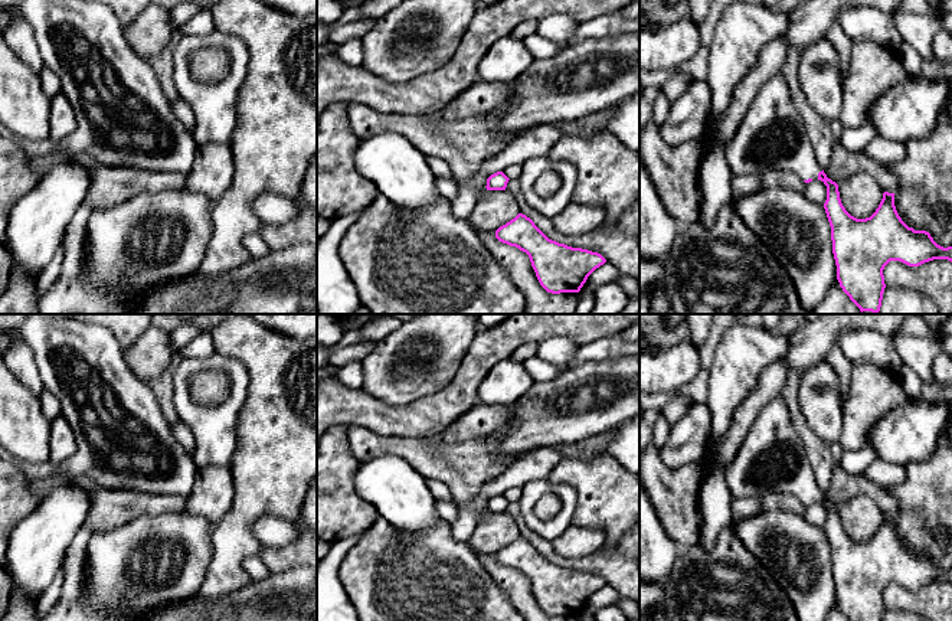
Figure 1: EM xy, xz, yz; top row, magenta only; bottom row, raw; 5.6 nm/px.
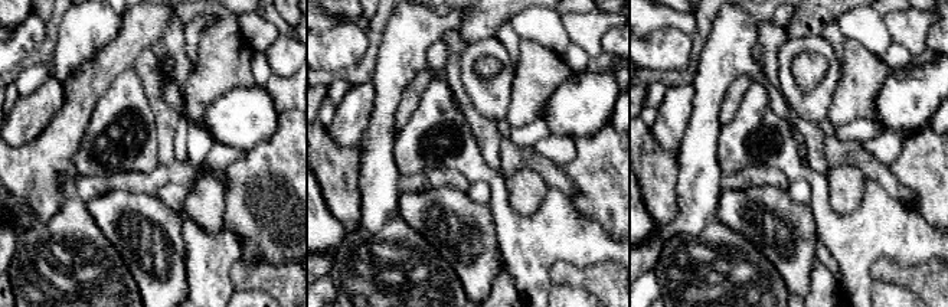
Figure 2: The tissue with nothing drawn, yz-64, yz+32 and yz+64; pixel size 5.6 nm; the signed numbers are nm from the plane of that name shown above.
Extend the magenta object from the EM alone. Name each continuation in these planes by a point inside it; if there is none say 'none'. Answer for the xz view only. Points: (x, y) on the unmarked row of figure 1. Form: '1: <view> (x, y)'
none

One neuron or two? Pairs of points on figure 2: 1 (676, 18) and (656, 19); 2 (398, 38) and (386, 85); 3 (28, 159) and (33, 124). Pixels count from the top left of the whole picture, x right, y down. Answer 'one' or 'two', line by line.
1: one
2: one
3: two

